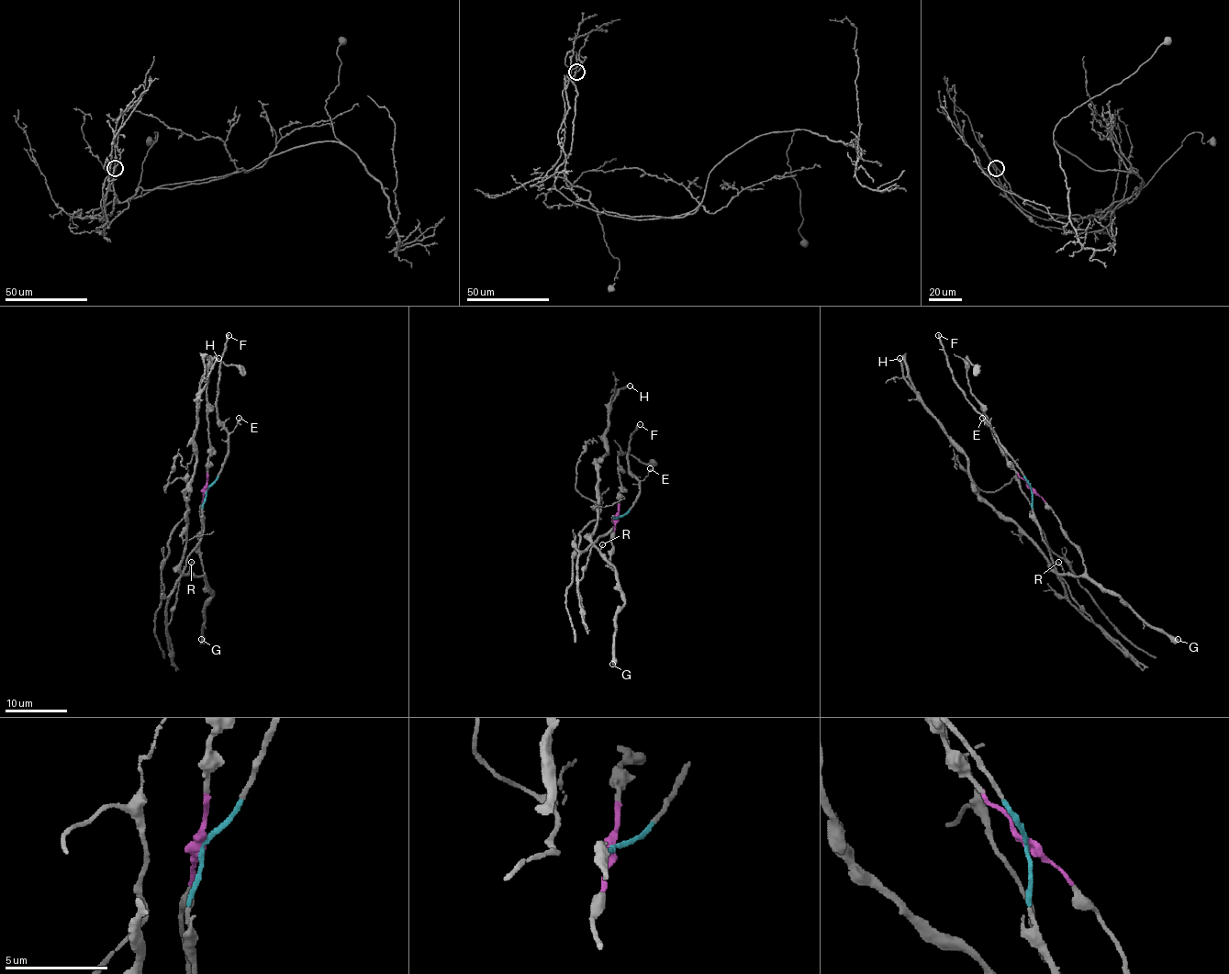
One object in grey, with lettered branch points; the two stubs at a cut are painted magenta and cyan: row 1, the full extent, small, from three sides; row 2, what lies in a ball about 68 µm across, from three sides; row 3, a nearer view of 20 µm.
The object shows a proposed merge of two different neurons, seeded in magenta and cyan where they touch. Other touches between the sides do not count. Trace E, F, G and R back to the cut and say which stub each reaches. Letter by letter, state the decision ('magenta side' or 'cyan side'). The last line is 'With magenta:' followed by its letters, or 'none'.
E: cyan side
F: cyan side
G: magenta side
R: magenta side
With magenta: G, R

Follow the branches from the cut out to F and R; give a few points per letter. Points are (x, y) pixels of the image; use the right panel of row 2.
F: (1031, 490), (1031, 484), (1020, 467), (996, 432), (966, 398), (953, 375), (939, 335)
R: (1031, 488), (1052, 510), (1063, 535), (1078, 551), (1085, 571), (1078, 576), (1069, 576), (1058, 562)

